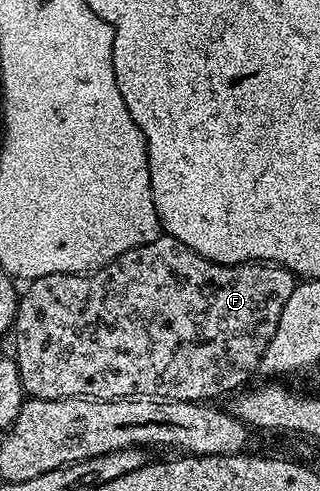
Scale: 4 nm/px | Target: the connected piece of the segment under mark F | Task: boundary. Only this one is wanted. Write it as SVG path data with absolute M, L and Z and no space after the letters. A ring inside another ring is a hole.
M167 236L154 239L150 244L142 244L113 262L101 266L87 274L51 274L31 279L28 286L23 287L16 304L16 361L17 372L25 395L32 398L95 398L111 400L114 398L155 398L170 402L203 403L205 400L218 400L223 394L231 395L245 385L244 381L260 369L260 361L278 328L278 320L282 320L282 308L286 308L286 300L290 300L290 292L298 285L297 275L291 274L283 266L273 266L270 262L243 262L240 266L227 266L206 260L198 256L186 244Z

